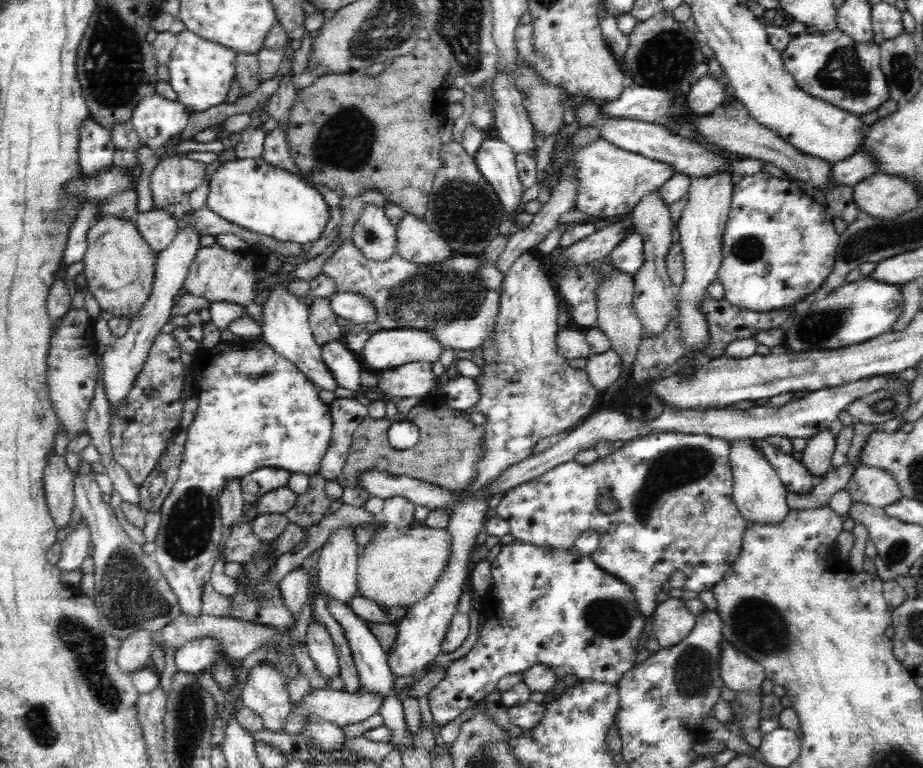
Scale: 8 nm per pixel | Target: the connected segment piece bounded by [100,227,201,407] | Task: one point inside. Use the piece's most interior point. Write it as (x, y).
(122, 361)

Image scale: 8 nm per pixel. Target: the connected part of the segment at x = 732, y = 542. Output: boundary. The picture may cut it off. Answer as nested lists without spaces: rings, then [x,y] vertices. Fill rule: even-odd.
[[[656,431],[654,434],[625,442],[624,446],[596,463],[584,466],[573,459],[507,490],[498,503],[496,512],[499,518],[510,524],[514,539],[546,549],[569,549],[584,531],[592,529],[597,532],[599,547],[591,557],[602,570],[630,586],[640,612],[648,620],[658,605],[656,596],[662,591],[672,572],[681,570],[686,575],[682,590],[700,593],[713,590],[713,586],[722,580],[723,575],[739,557],[747,521],[741,516],[733,499],[730,444],[731,441],[712,435]],[[680,492],[695,496],[706,506],[704,516],[708,526],[706,534],[700,538],[680,538],[662,528],[660,504]],[[598,496],[611,496],[617,502],[618,510],[610,514],[602,513],[600,507],[596,506]]]

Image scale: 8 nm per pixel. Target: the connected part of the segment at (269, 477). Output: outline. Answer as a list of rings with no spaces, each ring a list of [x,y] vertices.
[[[276,468],[252,471],[240,480],[242,497],[246,503],[253,503],[255,499],[259,499],[268,492],[286,487],[290,475],[288,471]]]

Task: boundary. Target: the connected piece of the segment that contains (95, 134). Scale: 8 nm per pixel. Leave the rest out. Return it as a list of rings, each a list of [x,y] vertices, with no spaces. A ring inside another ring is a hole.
[[[93,118],[82,122],[78,138],[78,164],[81,174],[97,177],[102,170],[113,165],[115,144],[111,141],[111,133]]]

